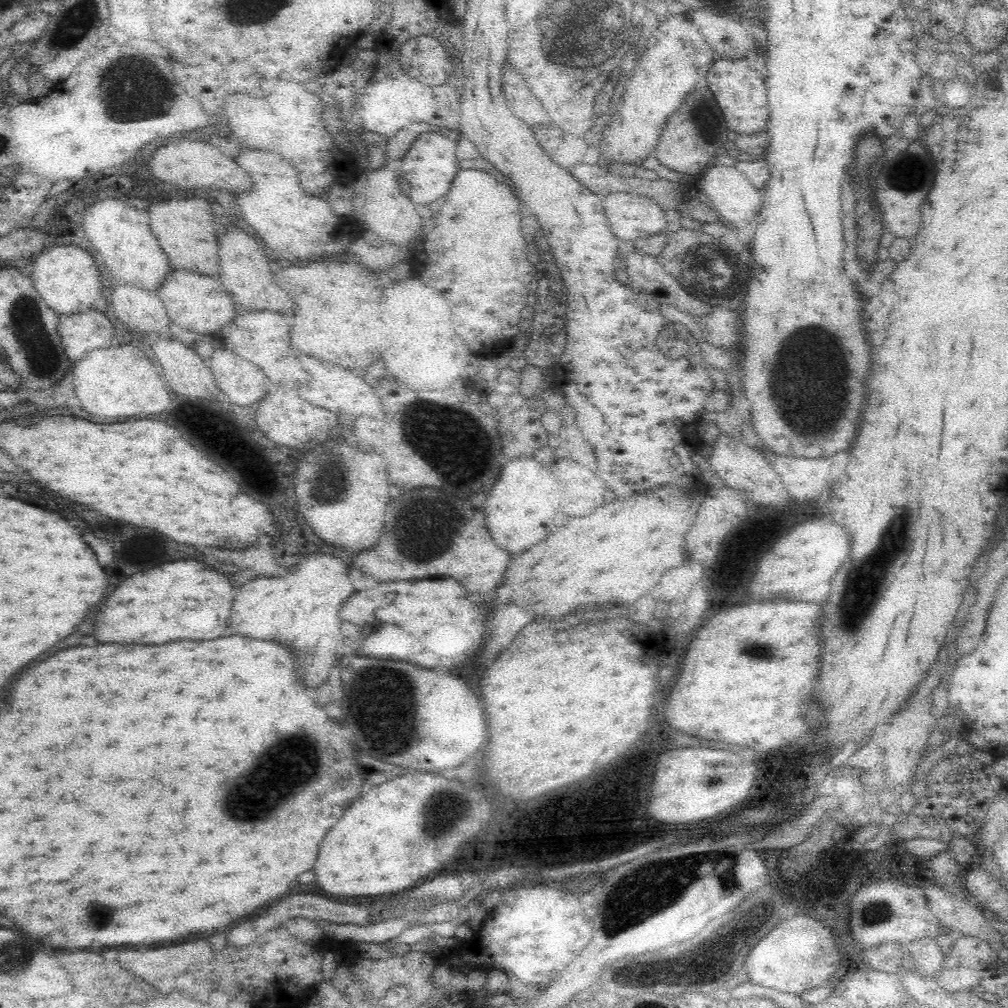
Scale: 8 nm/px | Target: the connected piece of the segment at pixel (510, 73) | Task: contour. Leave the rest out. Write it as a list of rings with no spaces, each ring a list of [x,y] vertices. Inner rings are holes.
[[[511,67],[504,68],[502,73],[502,90],[512,114],[516,114],[516,118],[524,120],[526,124],[534,126],[542,126],[544,122],[548,122],[549,115],[546,116],[544,108],[540,106],[540,100],[536,96],[532,96],[532,92],[528,90],[526,82],[522,80],[522,75]]]

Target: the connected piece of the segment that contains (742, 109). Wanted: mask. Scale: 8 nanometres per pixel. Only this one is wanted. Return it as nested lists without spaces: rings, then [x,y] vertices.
[[[716,58],[716,62],[712,63],[706,74],[708,88],[721,108],[729,130],[743,135],[764,132],[770,112],[766,98],[767,90],[764,86],[765,75],[760,72],[763,70],[761,62],[759,59],[756,59],[756,64],[752,62],[754,58]]]

